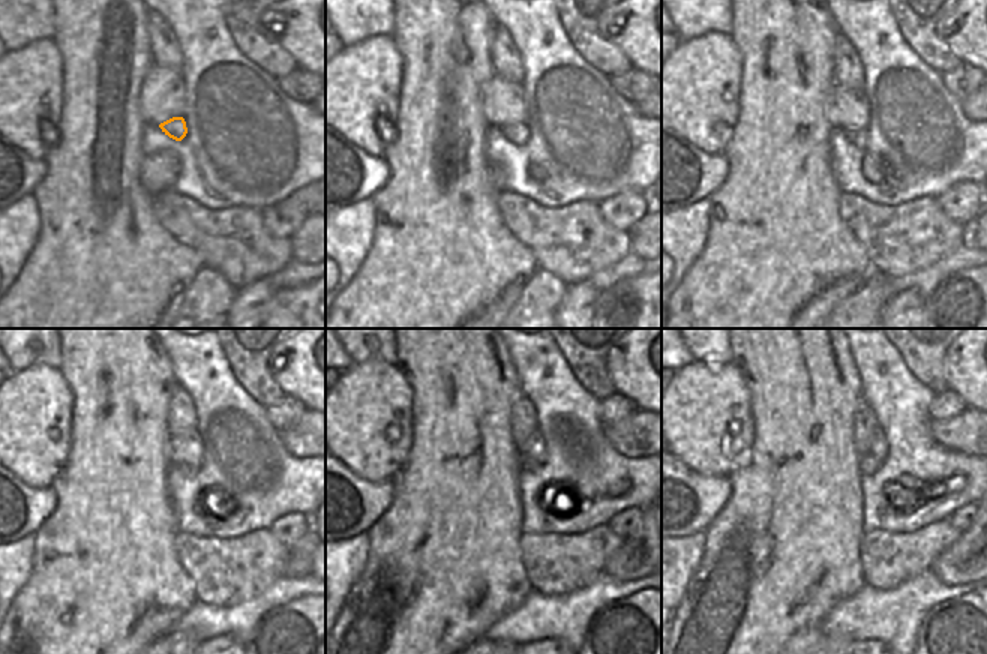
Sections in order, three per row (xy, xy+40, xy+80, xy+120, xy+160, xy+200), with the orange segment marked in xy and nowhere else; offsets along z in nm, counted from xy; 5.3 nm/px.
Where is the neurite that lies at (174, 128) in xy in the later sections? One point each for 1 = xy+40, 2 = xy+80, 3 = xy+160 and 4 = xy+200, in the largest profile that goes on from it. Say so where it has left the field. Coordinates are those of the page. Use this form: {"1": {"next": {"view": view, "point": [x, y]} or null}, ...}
{"1": {"next": {"view": "xy+40", "point": [515, 132]}}, "2": {"next": {"view": "xy+80", "point": [858, 137]}}, "3": {"next": {"view": "xy+160", "point": [525, 462]}}, "4": {"next": {"view": "xy+200", "point": [869, 465]}}}

